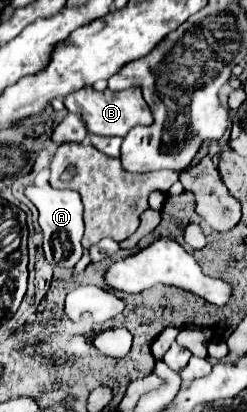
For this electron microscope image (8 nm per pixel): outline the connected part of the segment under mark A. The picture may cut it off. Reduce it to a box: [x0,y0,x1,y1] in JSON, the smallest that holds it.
[25,184,83,268]

